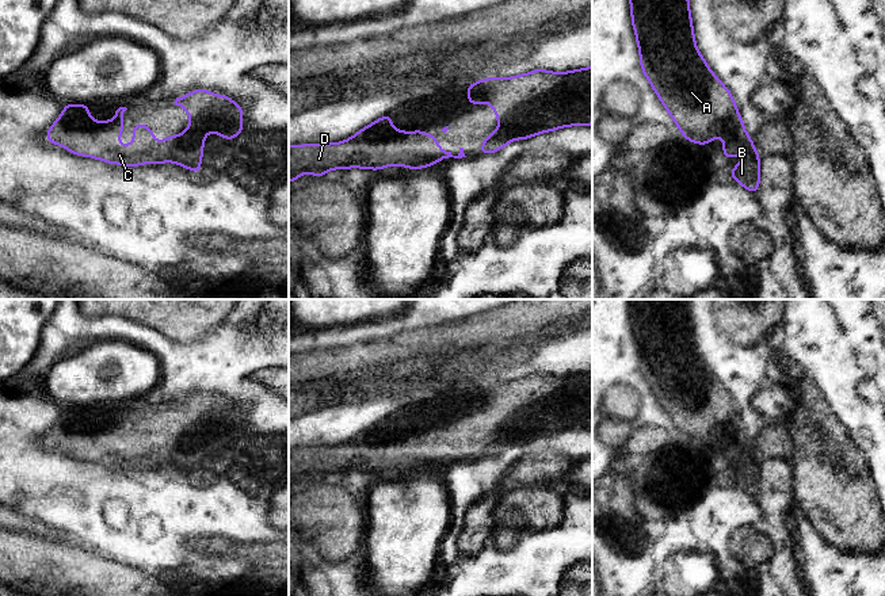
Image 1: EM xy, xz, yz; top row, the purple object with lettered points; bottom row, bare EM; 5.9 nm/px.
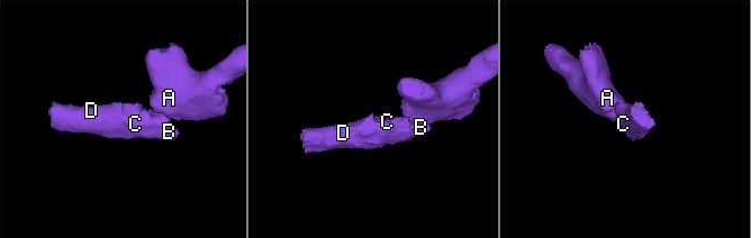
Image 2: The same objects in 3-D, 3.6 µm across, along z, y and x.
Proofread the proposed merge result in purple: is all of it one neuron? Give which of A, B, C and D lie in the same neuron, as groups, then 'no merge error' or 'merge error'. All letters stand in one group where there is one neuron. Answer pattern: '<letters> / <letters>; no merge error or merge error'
A B C D; no merge error

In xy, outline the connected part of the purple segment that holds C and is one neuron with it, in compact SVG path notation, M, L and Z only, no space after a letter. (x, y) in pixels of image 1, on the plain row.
M206 391L176 401L173 406L182 409L192 423L180 439L168 439L160 447L156 446L152 432L142 425L131 431L134 443L130 450L118 447L126 410L115 414L114 425L107 423L98 427L89 421L88 408L72 406L64 409L61 419L43 440L77 459L110 467L136 471L146 466L172 465L202 478L203 442L210 432L228 444L240 439L244 435L243 410L228 400L213 398Z

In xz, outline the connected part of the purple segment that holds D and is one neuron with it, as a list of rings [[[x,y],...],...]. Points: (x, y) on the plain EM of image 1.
[[[388,417],[342,446],[289,450],[289,486],[298,482],[302,477],[313,477],[321,482],[329,473],[366,471],[379,474],[390,469],[420,473],[434,470],[436,465],[449,461],[462,462],[466,459],[464,451],[459,451],[457,459],[442,454],[438,450],[436,440],[428,439],[426,433],[403,436],[396,433],[392,427],[392,419]]]

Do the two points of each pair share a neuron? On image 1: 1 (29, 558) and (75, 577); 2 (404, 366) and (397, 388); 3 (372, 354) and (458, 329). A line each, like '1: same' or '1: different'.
1: same
2: different
3: same

